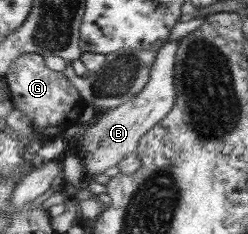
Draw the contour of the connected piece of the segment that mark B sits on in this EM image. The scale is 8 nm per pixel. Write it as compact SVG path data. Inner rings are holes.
M181 39L167 41L157 52L155 64L152 66L150 82L137 97L123 106L107 110L99 119L78 125L73 124L63 134L66 141L73 140L80 149L79 156L84 162L87 180L97 174L104 174L107 169L119 166L130 154L138 153L138 147L143 136L157 124L166 119L173 111L177 101L177 86L175 86L175 68Z

